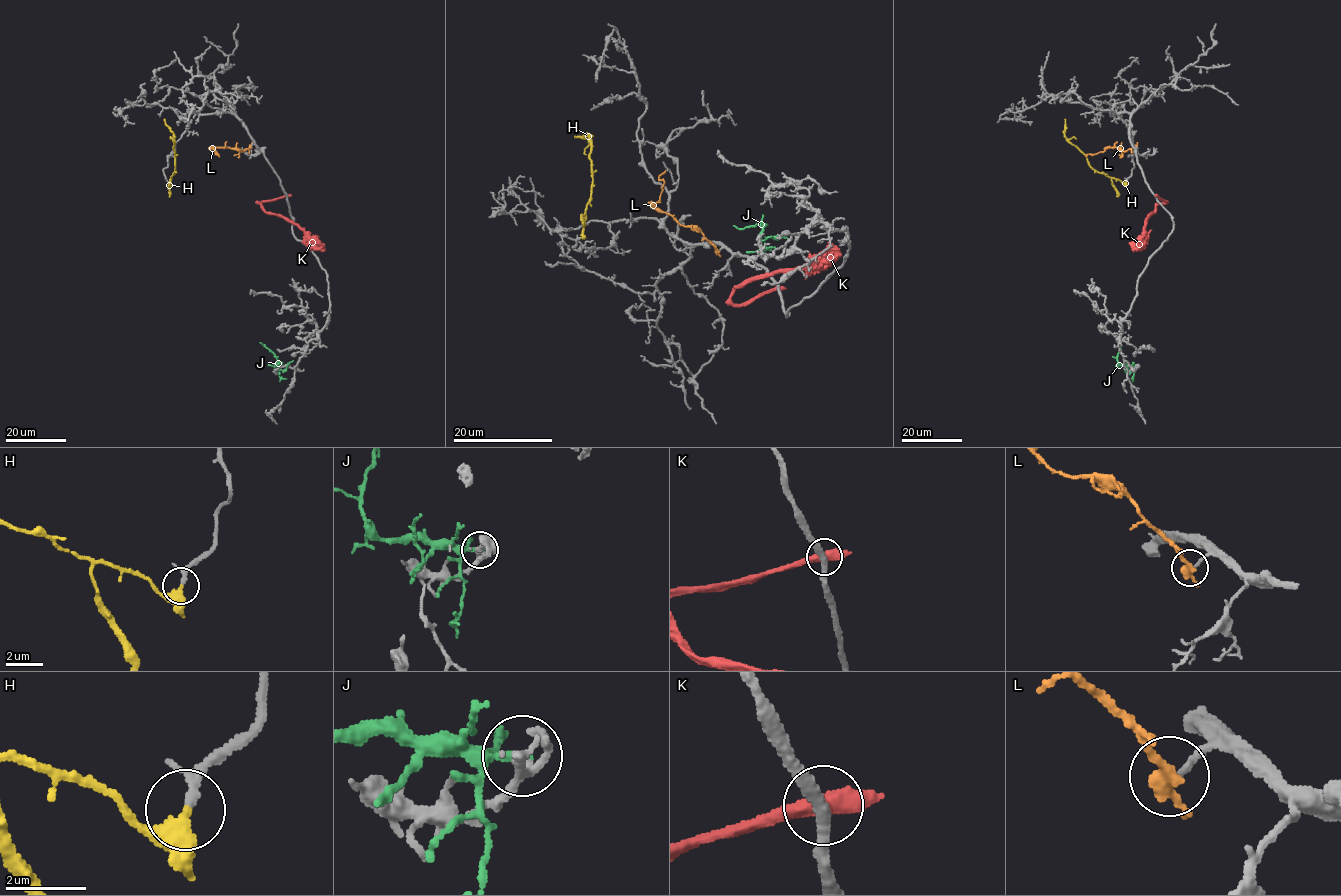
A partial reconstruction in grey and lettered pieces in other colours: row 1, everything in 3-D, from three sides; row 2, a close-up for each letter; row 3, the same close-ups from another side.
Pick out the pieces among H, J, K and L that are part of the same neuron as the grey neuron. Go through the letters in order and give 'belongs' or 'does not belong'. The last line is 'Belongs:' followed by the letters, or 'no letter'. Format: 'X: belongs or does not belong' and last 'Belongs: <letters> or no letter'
H: belongs
J: does not belong
K: does not belong
L: belongs
Belongs: H, L

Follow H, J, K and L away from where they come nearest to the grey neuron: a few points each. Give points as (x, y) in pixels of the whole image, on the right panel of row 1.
H: (1126, 182), (1109, 177), (1090, 165), (1087, 157), (1065, 136), (1064, 119)
J: (1136, 367), (1118, 361), (1118, 343)
K: (1156, 195), (1167, 201), (1159, 203), (1146, 221), (1144, 240), (1133, 251)
L: (1134, 147), (1124, 151), (1111, 147), (1085, 156)

